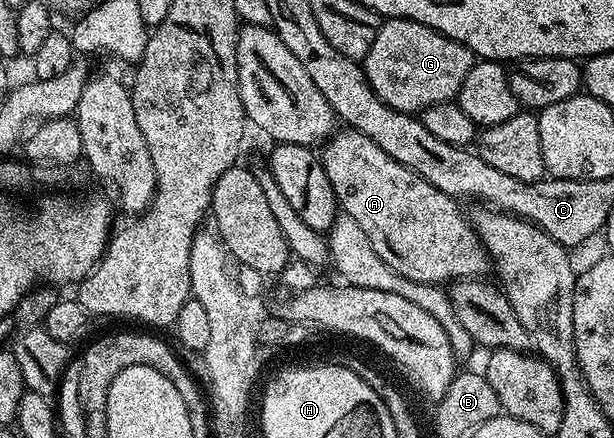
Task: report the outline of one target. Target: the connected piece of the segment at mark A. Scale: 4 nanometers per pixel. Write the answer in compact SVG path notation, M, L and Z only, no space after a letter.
M347 127L341 128L339 131L332 133L326 141L323 142L322 160L324 170L330 179L330 187L336 196L336 204L343 212L350 215L350 219L354 219L354 223L358 223L358 227L362 227L362 231L366 231L366 239L370 239L370 247L374 247L374 251L378 251L378 255L382 260L390 266L394 271L398 271L398 275L402 275L411 281L417 281L423 285L443 286L444 281L447 283L455 283L457 281L467 281L469 279L480 279L485 276L488 265L490 269L490 258L487 249L480 241L480 236L472 227L472 222L467 216L460 214L460 209L453 198L448 197L442 191L438 191L438 187L434 187L430 183L426 183L426 179L422 179L422 175L418 175L414 171L410 171L410 167L402 167L402 163L398 163L398 159L390 159L390 155L386 155L386 151L382 151L382 147L378 147L378 143L374 143L374 139L366 139L366 135L362 135L356 129Z

